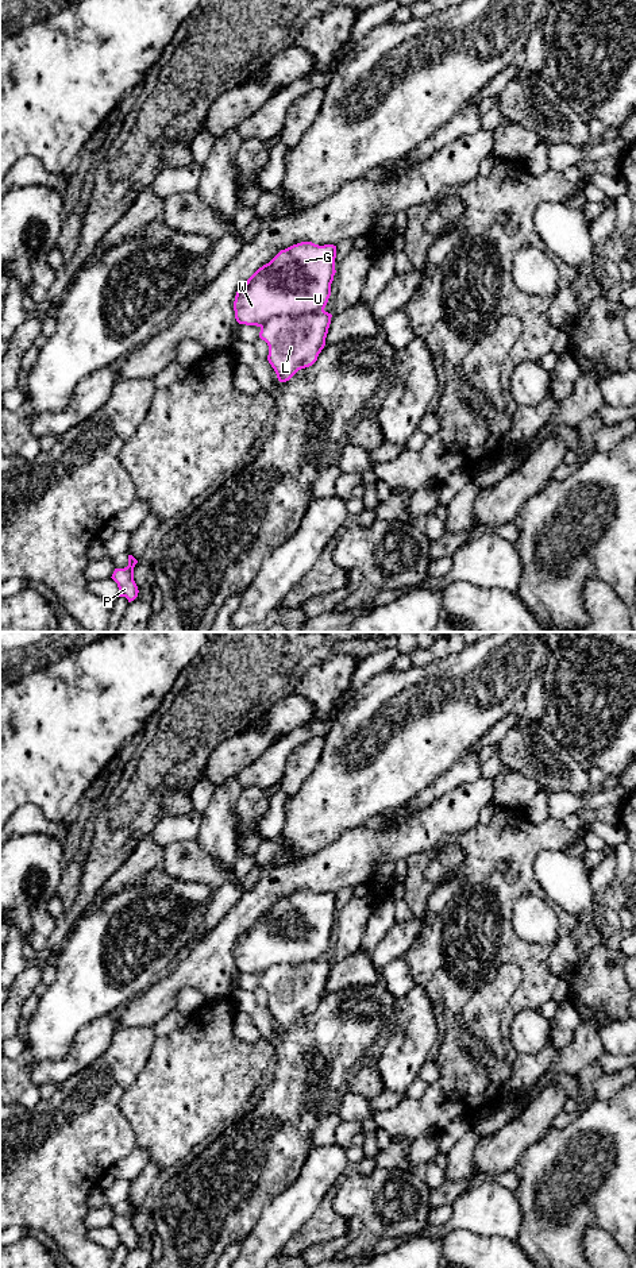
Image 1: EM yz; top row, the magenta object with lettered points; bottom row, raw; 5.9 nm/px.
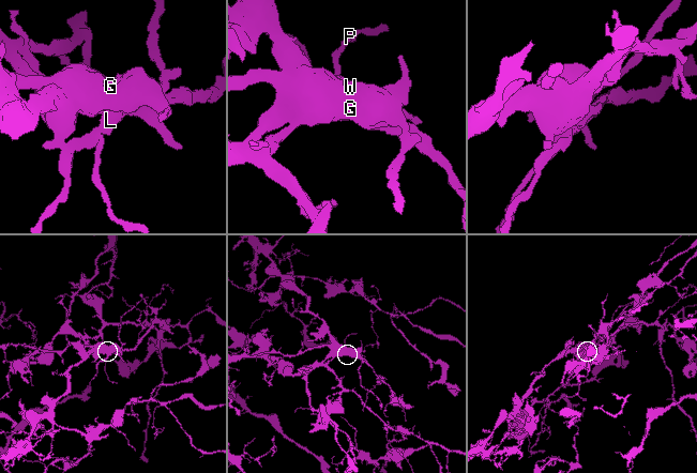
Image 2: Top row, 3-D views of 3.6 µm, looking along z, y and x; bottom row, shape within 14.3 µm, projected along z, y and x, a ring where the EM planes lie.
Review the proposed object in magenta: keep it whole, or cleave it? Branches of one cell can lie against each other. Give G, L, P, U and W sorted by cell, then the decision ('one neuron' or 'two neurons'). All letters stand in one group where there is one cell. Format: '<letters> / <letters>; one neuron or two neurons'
G U W / L P; two neurons

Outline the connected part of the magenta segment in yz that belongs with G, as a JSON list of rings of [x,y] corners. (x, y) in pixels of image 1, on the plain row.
[[[301,890],[259,916],[235,944],[239,972],[262,975],[270,967],[324,959],[331,944],[336,894]]]

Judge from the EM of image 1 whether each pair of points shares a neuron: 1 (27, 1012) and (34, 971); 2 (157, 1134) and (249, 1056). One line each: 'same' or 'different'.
1: different
2: same

